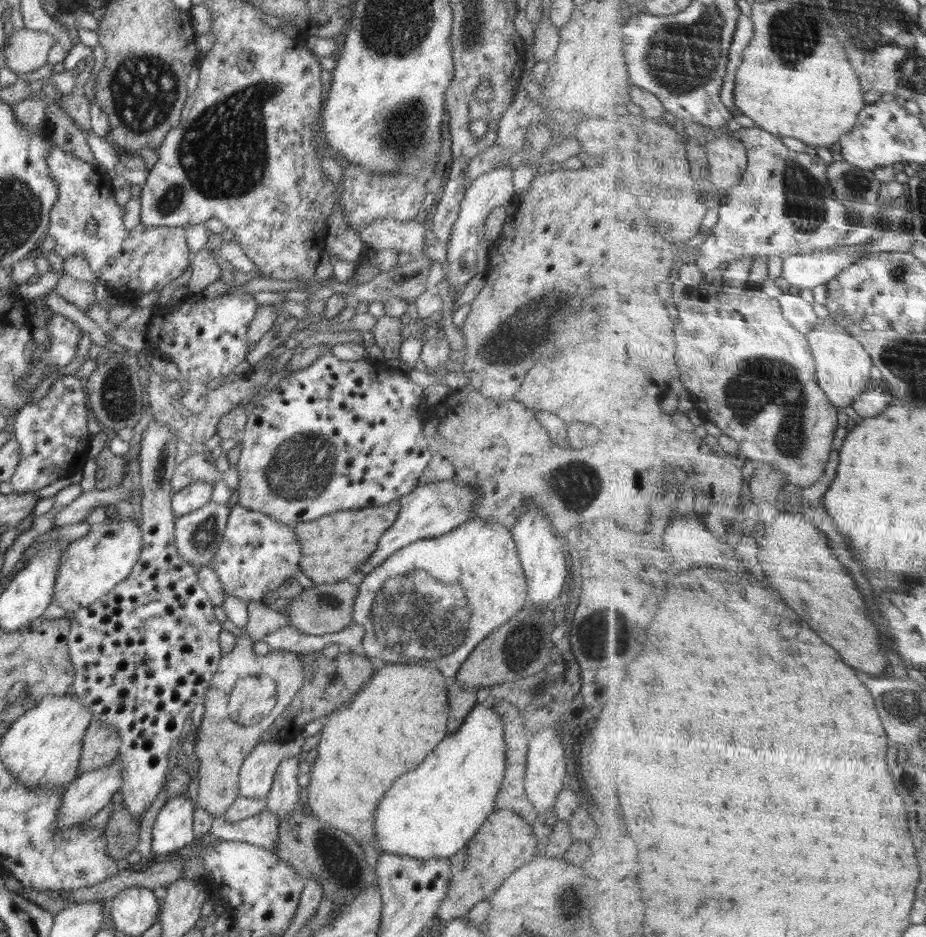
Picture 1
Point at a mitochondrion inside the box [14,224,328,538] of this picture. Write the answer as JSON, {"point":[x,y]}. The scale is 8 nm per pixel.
{"point":[116,397]}

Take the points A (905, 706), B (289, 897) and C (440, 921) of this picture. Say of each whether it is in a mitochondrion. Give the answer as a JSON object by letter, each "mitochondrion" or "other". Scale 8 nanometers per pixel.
{"A":"mitochondrion","B":"other","C":"other"}

